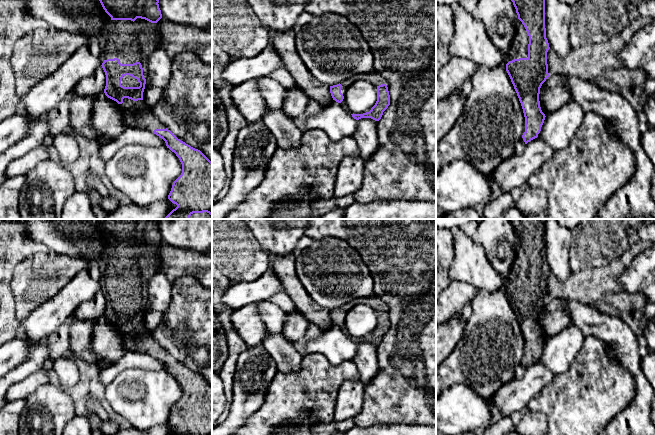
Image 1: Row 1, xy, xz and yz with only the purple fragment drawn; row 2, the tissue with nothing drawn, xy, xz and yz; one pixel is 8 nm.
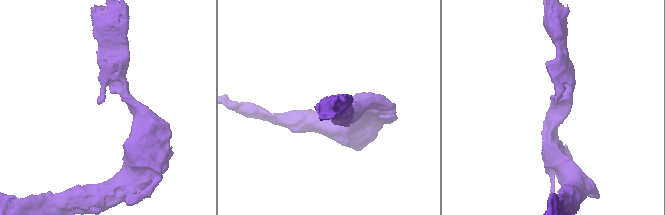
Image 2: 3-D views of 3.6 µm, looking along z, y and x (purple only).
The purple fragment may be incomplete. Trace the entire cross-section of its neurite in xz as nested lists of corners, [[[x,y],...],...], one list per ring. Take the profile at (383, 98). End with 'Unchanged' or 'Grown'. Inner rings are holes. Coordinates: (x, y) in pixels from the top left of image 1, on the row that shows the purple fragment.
[[[386,84],[377,86],[377,101],[369,112],[363,114],[351,114],[356,120],[361,118],[371,118],[375,121],[379,121],[383,115],[383,112],[390,105],[390,95]]]. Unchanged

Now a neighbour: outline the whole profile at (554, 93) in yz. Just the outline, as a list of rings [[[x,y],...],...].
[[[550,75],[540,88],[539,101],[545,116],[560,109],[571,100],[570,91],[567,88],[567,77],[563,75]]]

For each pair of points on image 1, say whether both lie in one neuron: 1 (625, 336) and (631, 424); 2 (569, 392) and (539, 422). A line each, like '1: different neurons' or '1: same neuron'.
1: same neuron
2: different neurons

